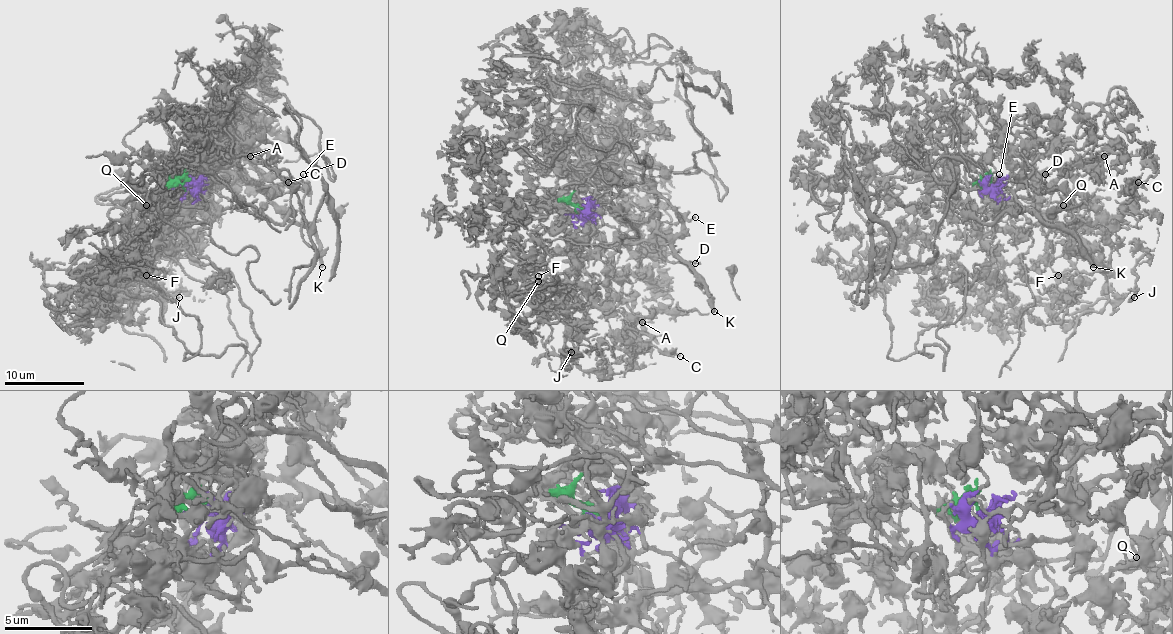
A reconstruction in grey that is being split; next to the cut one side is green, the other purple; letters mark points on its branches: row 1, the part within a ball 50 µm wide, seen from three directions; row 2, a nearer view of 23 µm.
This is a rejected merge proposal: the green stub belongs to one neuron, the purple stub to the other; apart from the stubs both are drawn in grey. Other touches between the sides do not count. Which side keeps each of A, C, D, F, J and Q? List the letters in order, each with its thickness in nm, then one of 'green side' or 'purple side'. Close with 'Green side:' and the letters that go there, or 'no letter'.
A: calibre 240 nm; purple side
C: calibre 190 nm; purple side
D: calibre 90 nm; green side
F: calibre 110 nm; purple side
J: calibre 240 nm; purple side
Q: calibre 150 nm; purple side
Green side: D

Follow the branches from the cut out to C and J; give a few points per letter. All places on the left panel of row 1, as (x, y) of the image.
C: (184, 185), (194, 197), (178, 175), (208, 161), (234, 171), (222, 151), (238, 183), (268, 193), (288, 181)
J: (184, 185), (182, 199), (146, 213), (174, 229), (186, 209), (176, 223), (190, 243), (172, 267), (180, 297)

